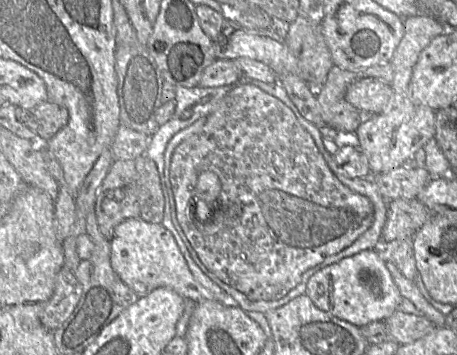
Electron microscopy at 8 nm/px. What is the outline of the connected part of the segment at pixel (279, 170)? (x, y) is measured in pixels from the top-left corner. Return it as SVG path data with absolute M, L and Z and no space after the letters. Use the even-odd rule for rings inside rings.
M240 85L228 92L201 129L174 149L169 180L178 224L201 263L250 300L283 298L299 284L304 272L352 245L374 221L371 201L340 182L291 109L254 85ZM205 171L216 174L221 182L214 208L212 200L197 199L192 205L198 176Z

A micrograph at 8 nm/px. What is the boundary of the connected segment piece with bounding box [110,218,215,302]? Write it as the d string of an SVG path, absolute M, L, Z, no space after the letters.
M136 218L127 219L115 227L110 247L112 269L139 297L156 288L166 287L184 299L195 302L215 300L214 294L194 278L173 234L161 223L149 223Z

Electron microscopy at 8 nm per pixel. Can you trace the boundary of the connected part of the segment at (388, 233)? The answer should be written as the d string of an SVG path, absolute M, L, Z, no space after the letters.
M417 199L387 201L387 220L382 230L382 240L391 242L414 237L431 214Z

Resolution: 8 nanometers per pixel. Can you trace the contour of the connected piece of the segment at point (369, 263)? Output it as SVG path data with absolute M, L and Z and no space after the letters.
M364 250L320 269L309 278L306 295L322 311L357 327L385 321L398 310L403 299L384 260L375 250Z

